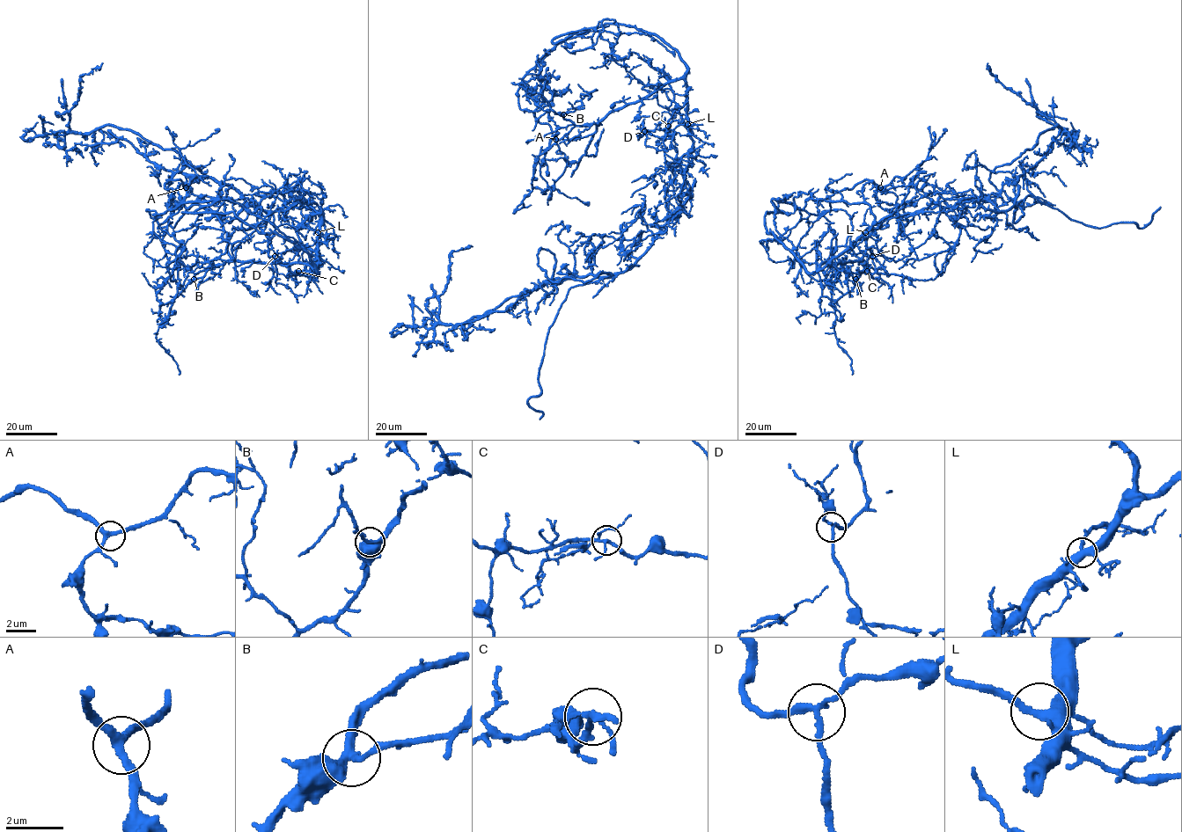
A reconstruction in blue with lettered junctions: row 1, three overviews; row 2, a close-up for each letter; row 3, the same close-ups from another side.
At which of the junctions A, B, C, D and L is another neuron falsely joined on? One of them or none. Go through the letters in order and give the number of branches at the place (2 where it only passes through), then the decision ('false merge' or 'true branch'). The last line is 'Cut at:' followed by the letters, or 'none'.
A: 3 | true branch
B: 3 | true branch
C: 3 | false merge
D: 3 | true branch
L: 3 | true branch
Cut at: C

